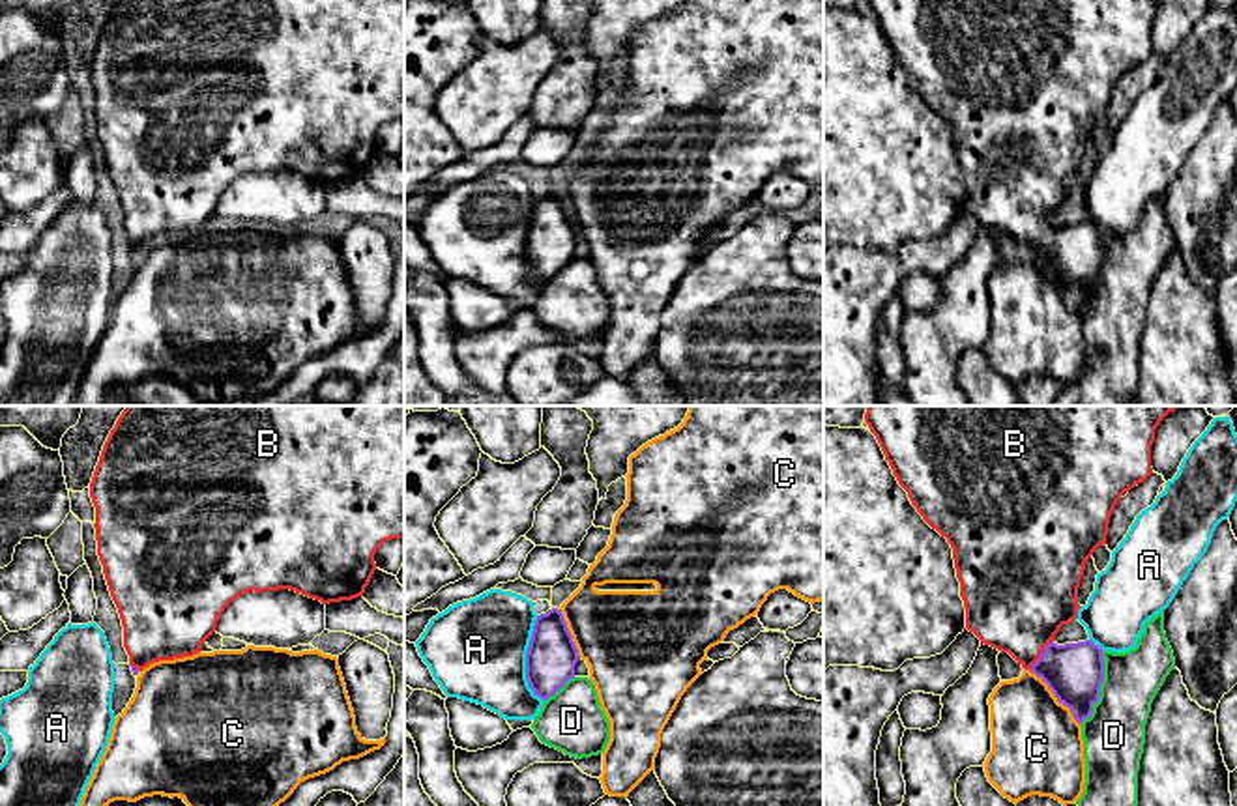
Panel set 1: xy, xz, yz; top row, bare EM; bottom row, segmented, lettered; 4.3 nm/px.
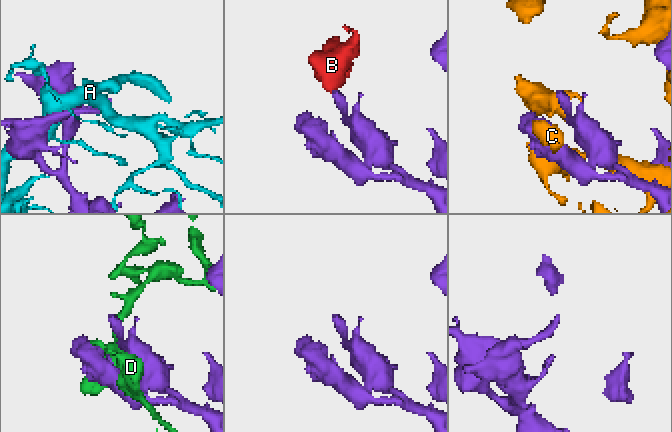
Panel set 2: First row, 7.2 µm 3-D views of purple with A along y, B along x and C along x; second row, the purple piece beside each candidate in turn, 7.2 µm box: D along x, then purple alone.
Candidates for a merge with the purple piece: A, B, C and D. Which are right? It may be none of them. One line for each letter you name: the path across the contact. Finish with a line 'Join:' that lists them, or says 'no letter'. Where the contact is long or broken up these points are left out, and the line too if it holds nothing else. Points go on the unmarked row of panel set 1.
B: runs through yz (1075, 253), (1041, 236), (1028, 219), (1017, 184)
Join: B

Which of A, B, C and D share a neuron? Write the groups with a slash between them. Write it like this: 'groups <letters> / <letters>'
groups A / B / C / D

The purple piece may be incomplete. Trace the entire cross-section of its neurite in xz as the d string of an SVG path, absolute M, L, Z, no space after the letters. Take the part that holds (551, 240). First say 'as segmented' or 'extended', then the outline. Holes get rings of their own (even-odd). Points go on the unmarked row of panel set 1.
as segmented; M561 191L537 196L526 234L526 260L541 281L554 277L569 260L580 236Z

